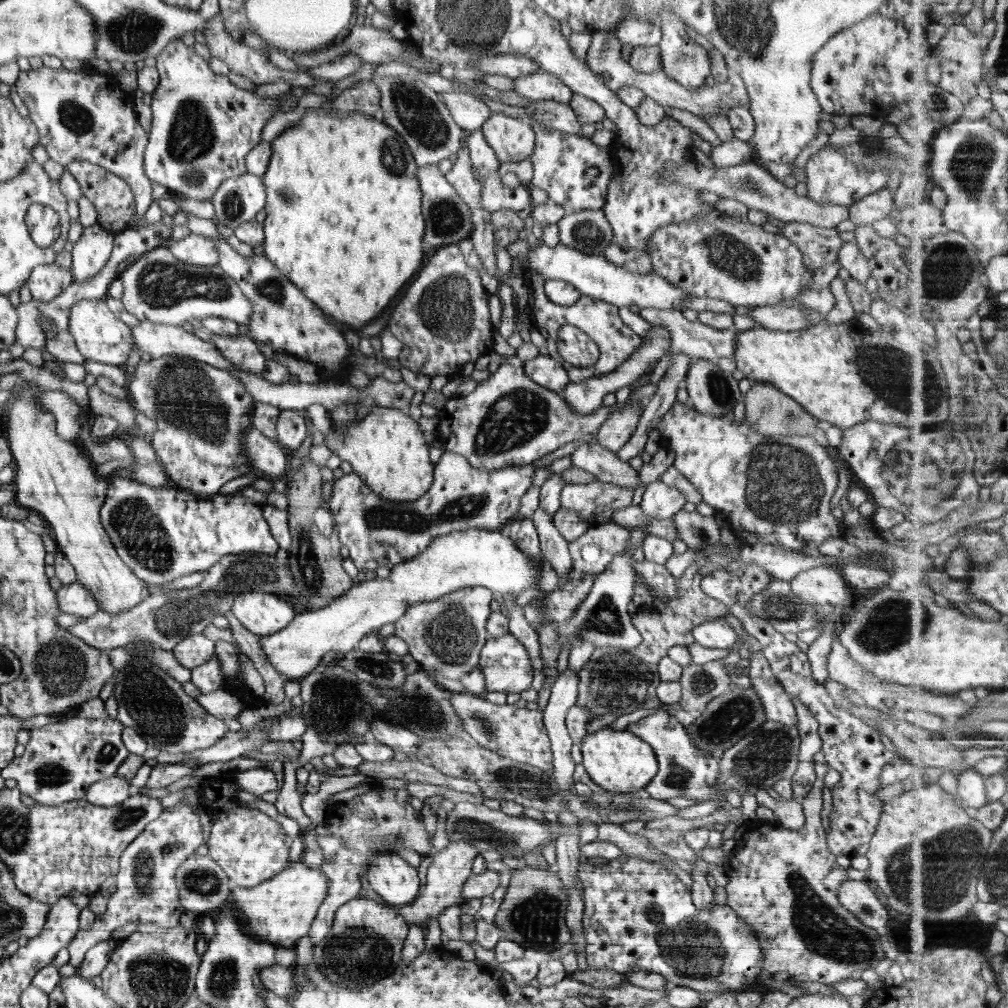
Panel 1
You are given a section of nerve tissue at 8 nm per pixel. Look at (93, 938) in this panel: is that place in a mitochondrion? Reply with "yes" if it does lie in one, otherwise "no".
no

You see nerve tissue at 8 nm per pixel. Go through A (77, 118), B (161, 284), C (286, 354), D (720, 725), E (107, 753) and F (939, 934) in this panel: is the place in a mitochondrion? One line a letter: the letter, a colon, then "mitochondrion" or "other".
A: mitochondrion
B: mitochondrion
C: other
D: mitochondrion
E: mitochondrion
F: other

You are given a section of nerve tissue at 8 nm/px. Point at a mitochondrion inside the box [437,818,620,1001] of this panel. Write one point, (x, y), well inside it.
(536, 918)

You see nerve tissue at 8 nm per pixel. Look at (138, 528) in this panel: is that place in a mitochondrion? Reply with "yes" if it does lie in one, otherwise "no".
yes

